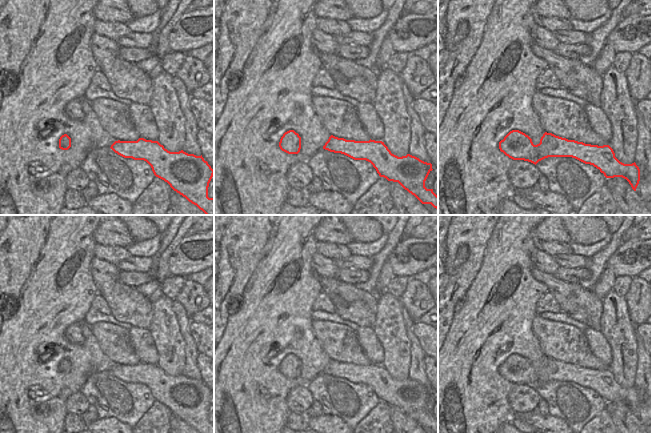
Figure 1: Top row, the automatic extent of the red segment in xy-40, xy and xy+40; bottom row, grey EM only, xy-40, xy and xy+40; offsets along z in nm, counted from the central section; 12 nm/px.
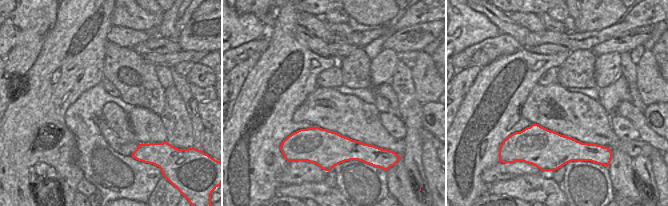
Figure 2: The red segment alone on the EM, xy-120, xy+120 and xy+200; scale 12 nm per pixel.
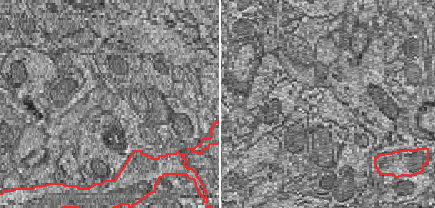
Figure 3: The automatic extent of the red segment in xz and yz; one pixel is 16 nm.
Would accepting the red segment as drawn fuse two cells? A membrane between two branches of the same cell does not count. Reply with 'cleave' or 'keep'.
cleave

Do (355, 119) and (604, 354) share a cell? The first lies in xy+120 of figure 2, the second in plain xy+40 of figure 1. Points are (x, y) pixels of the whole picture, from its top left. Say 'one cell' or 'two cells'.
two cells

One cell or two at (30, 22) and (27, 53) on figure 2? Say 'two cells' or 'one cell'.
one cell

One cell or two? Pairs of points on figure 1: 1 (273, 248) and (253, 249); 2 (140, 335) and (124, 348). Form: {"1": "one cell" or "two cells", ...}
{"1": "two cells", "2": "two cells"}

